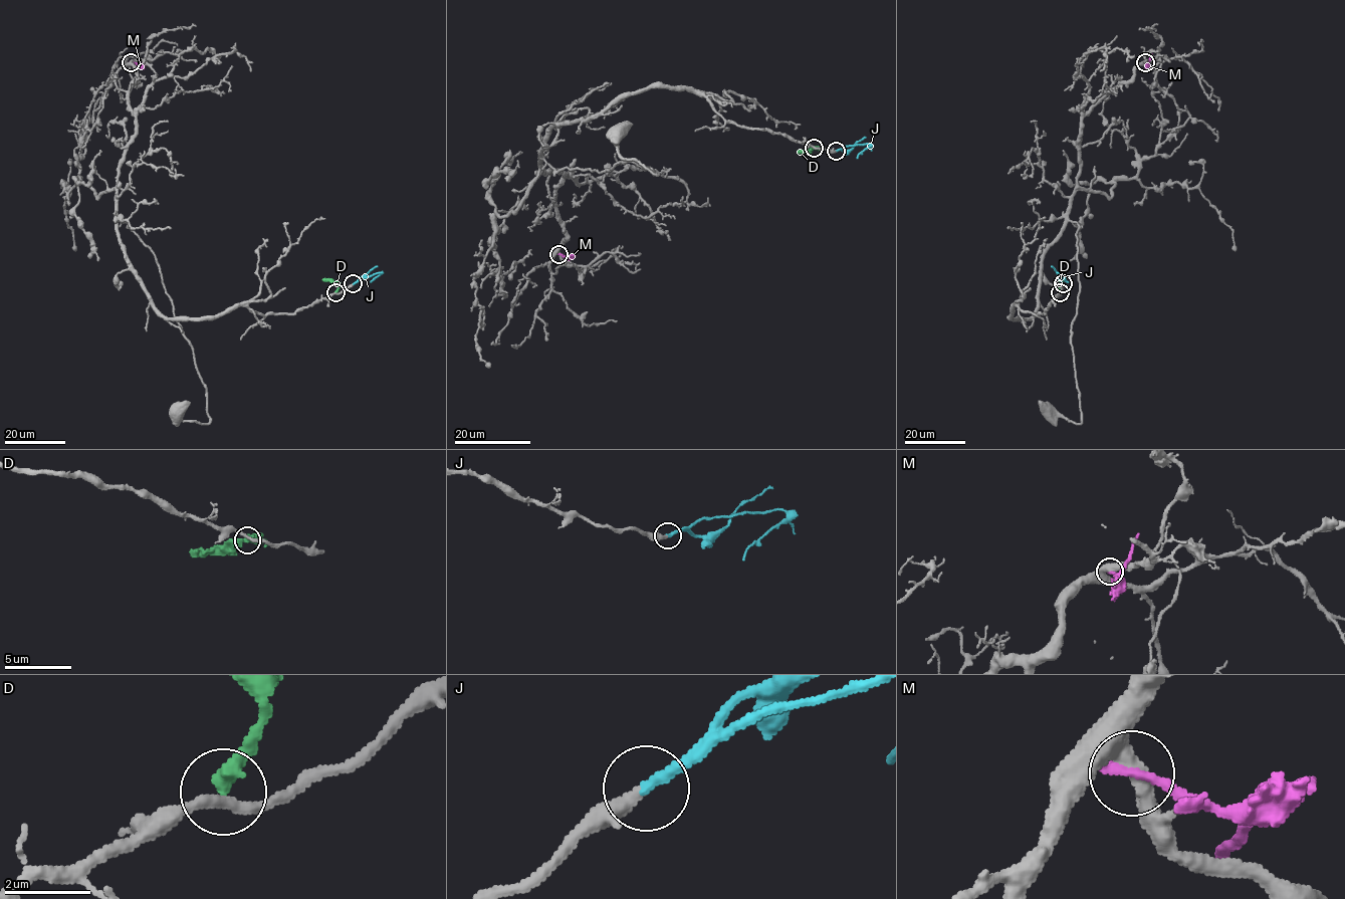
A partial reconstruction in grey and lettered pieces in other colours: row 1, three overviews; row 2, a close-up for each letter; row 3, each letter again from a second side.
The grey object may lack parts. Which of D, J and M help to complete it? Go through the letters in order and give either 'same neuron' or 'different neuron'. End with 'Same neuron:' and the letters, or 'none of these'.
D: different neuron
J: same neuron
M: different neuron
Same neuron: J

